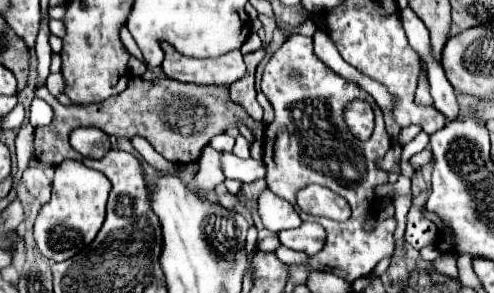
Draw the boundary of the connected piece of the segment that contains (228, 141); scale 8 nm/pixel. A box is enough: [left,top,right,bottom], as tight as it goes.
[210,134,234,152]

